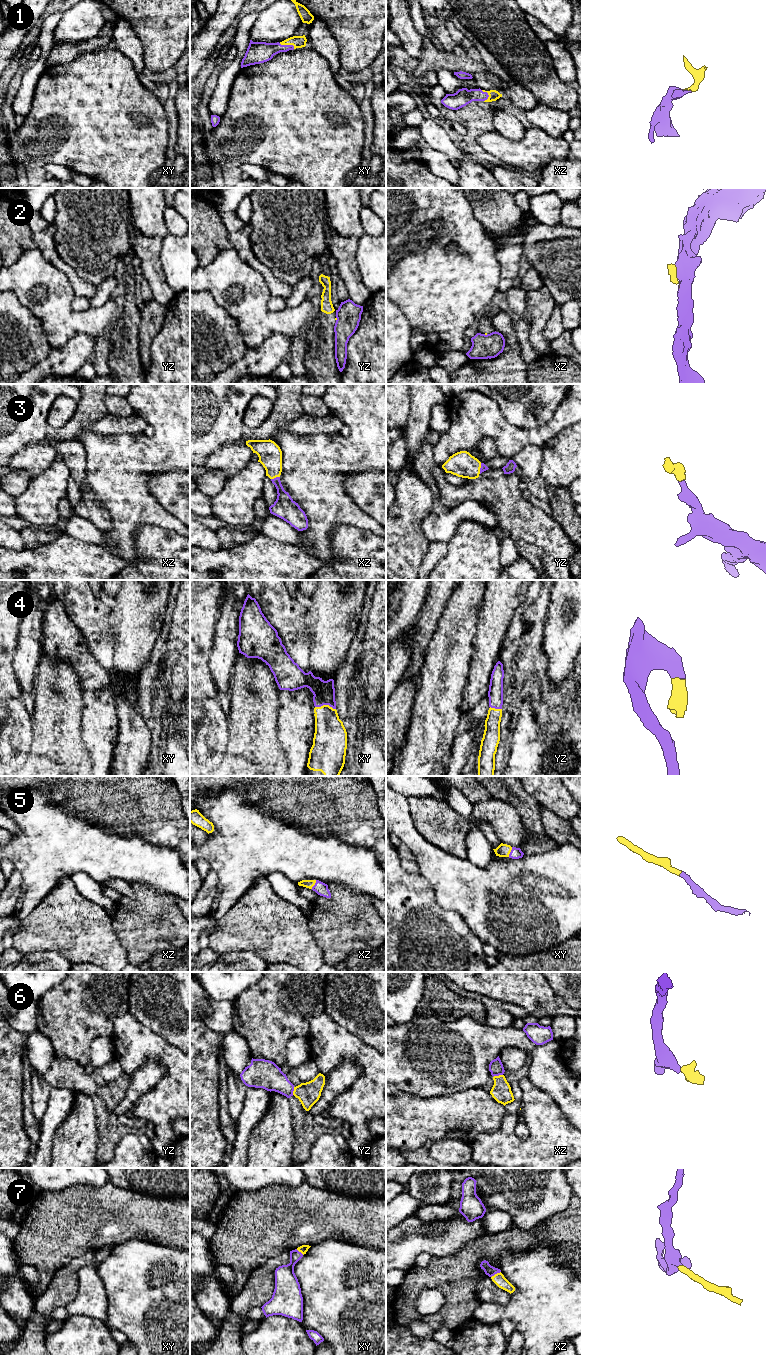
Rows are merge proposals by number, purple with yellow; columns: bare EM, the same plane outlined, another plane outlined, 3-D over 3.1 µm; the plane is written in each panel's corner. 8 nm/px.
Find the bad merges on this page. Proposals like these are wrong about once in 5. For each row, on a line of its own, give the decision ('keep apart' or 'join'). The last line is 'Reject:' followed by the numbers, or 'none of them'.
1: join
2: keep apart
3: join
4: join
5: join
6: join
7: join
Reject: 2

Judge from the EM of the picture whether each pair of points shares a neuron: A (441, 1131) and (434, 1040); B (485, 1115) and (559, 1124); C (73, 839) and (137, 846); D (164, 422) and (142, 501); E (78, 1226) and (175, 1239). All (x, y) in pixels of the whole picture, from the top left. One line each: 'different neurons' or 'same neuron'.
A: different neurons
B: different neurons
C: same neuron
D: same neuron
E: same neuron

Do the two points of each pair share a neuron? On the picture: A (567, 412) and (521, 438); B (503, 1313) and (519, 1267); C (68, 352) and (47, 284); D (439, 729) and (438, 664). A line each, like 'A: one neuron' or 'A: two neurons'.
A: one neuron
B: one neuron
C: two neurons
D: one neuron

